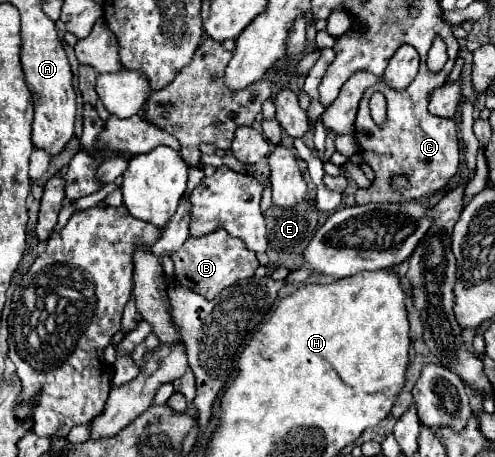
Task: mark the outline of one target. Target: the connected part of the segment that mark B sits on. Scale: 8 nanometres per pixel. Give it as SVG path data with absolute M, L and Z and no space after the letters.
M222 229L198 239L190 237L184 243L184 249L172 255L172 261L175 268L174 277L178 282L176 285L190 287L194 293L200 293L206 299L214 299L222 289L238 283L240 279L252 277L258 267L256 255L250 249L246 249L246 245L240 239L228 235Z

